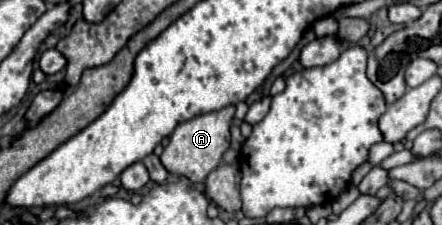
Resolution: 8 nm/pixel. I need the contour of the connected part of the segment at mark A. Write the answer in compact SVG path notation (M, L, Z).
M229 105L219 111L205 113L181 123L169 137L169 145L163 149L161 155L161 163L167 167L167 171L171 175L191 179L191 183L201 183L221 163L221 155L229 149L229 141L231 141L229 127L233 115L235 115L235 107Z

